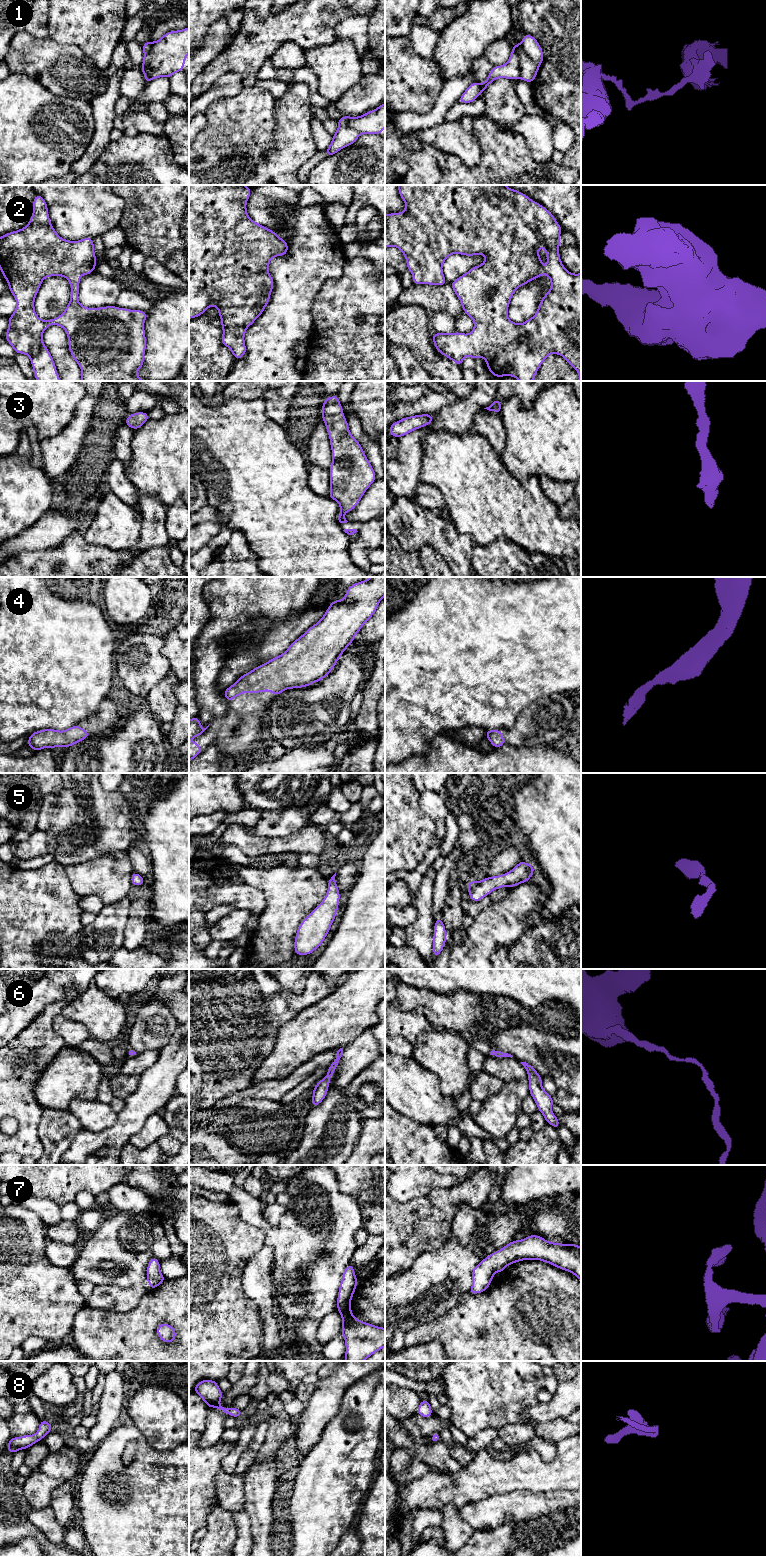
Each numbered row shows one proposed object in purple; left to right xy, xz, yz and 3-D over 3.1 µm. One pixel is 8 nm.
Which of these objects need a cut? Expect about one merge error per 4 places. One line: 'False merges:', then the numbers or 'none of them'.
False merges: 1

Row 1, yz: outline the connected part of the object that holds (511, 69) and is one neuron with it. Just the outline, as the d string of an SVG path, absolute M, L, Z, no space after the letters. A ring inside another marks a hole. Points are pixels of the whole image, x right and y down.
M517 44L512 46L512 52L509 60L501 66L493 66L490 71L486 81L482 83L473 82L461 95L458 102L459 103L472 103L474 102L481 92L498 78L506 79L520 79L520 65L518 59L518 49Z

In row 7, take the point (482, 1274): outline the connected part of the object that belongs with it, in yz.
M529 1235L522 1240L511 1241L502 1249L488 1255L472 1270L472 1287L468 1293L479 1294L490 1287L494 1279L494 1272L503 1272L504 1269L513 1263L523 1260L540 1260L551 1264L559 1269L574 1274L581 1281L581 1247L574 1243L561 1244L545 1240L541 1236Z

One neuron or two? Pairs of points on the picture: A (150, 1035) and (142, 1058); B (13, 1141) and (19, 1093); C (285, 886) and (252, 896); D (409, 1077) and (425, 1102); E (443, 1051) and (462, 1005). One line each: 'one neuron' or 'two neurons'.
A: two neurons
B: one neuron
C: two neurons
D: one neuron
E: two neurons

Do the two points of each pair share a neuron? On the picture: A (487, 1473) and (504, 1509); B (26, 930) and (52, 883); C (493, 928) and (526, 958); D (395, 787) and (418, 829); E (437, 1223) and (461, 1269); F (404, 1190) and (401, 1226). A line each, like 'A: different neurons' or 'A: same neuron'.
A: different neurons
B: same neuron
C: different neurons
D: same neuron
E: different neurons
F: different neurons

